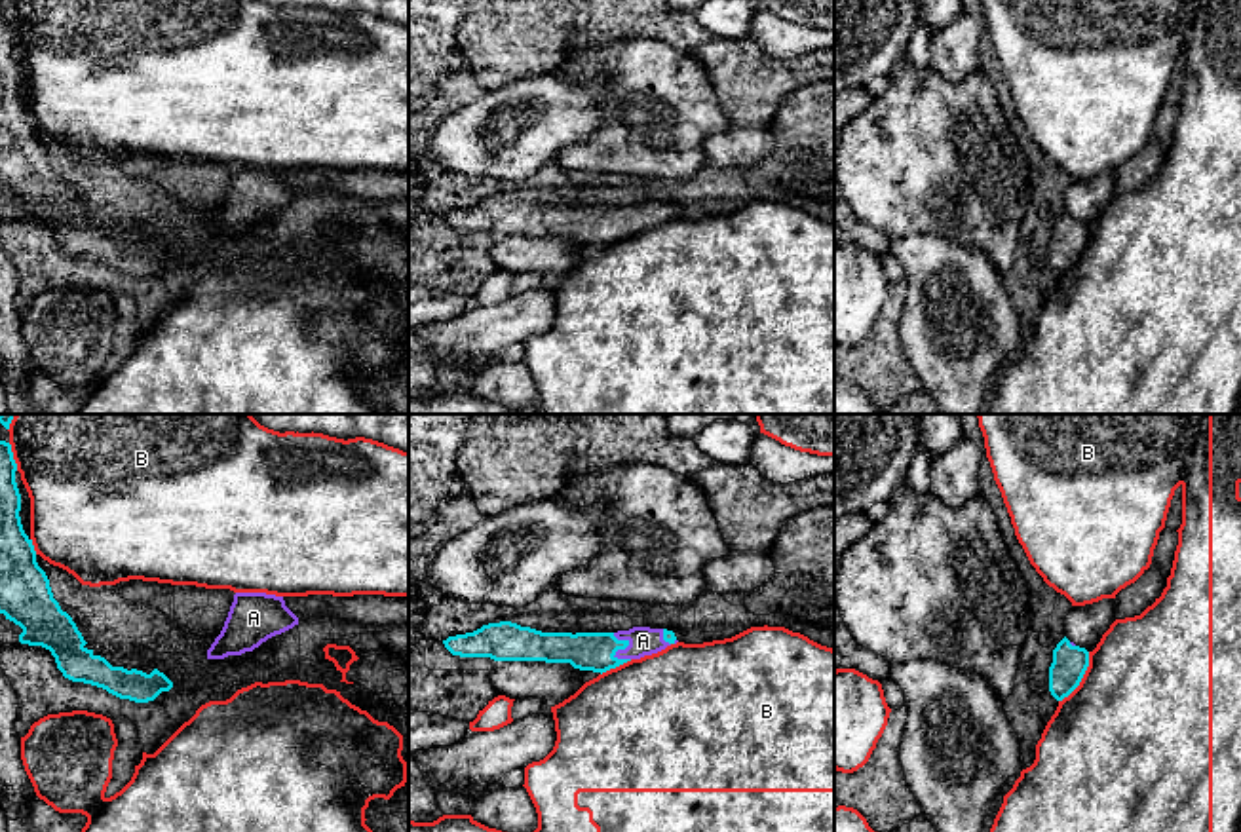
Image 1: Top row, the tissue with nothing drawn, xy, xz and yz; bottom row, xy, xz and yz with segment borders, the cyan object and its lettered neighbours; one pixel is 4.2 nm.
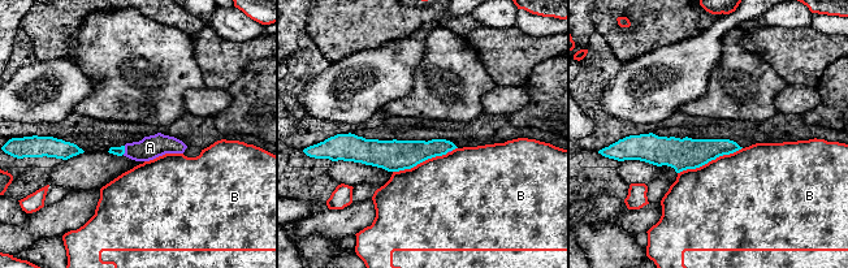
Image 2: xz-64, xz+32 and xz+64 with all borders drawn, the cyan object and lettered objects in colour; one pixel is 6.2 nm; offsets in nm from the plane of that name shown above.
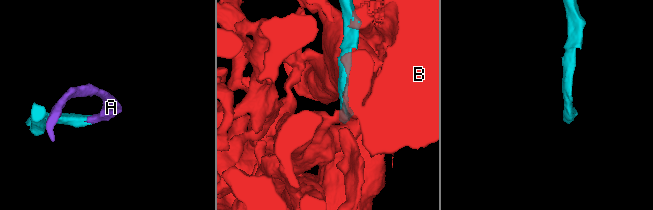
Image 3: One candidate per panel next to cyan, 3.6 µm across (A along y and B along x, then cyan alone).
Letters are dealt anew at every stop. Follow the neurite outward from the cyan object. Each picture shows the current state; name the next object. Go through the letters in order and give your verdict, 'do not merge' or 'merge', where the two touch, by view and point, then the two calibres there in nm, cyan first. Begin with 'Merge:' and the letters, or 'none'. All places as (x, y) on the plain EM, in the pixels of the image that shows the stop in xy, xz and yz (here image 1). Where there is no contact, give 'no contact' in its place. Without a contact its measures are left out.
Merge: A
A: merge; meets cyan in xz at (622, 223); 160 nm thick on the cyan side, 130 nm on the other
B: do not merge; meets cyan in yz at (1082, 251); 150 nm thick on the cyan side, 500 nm on the other

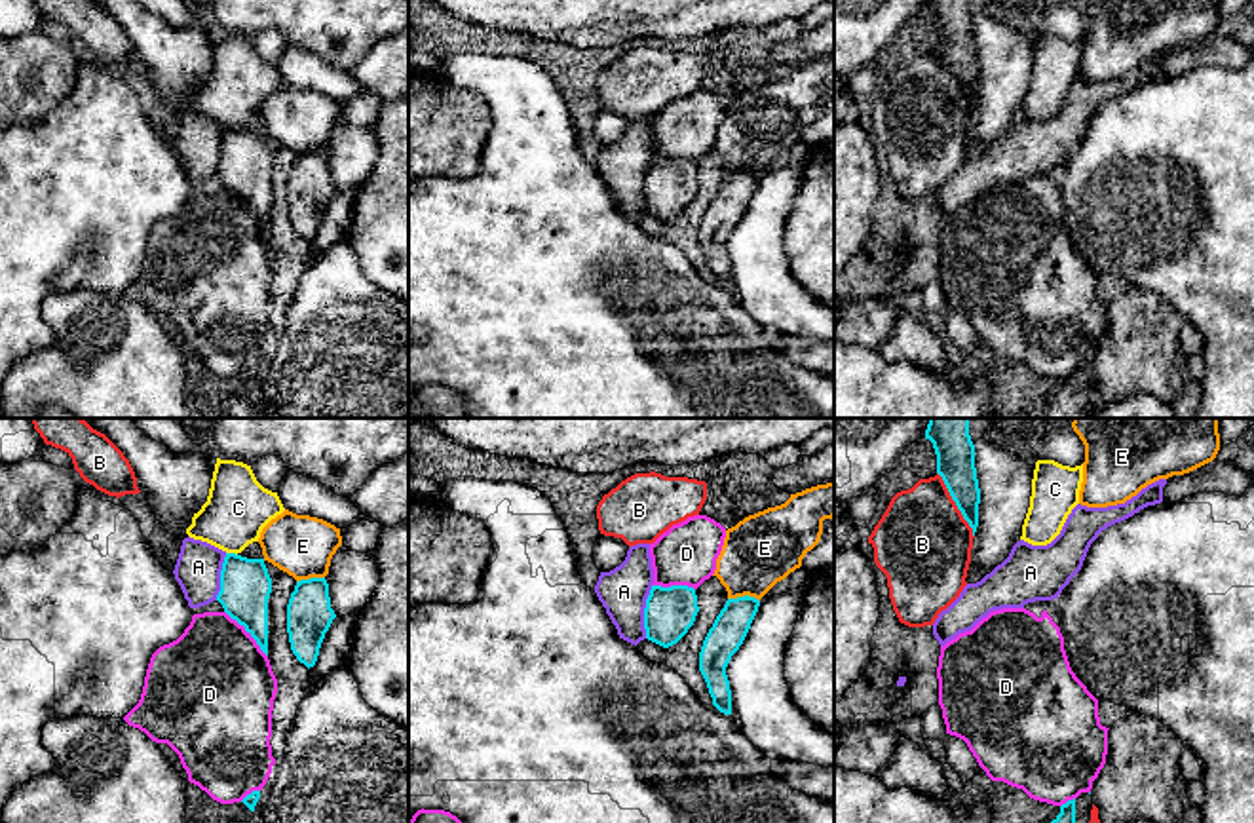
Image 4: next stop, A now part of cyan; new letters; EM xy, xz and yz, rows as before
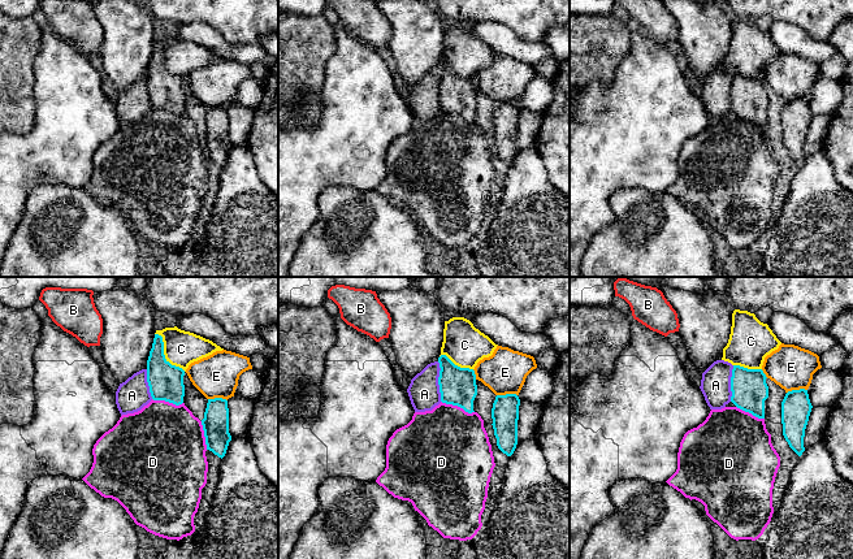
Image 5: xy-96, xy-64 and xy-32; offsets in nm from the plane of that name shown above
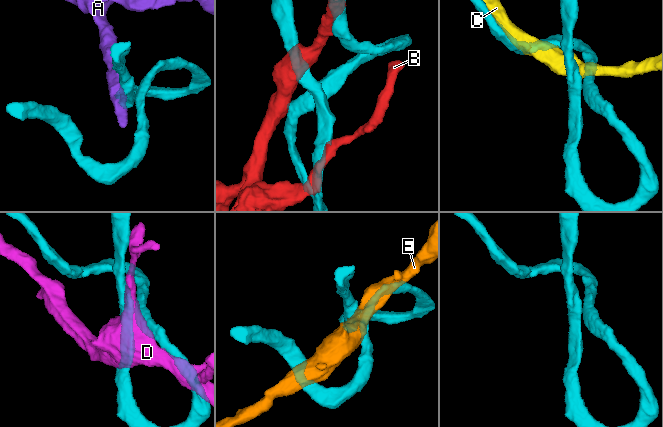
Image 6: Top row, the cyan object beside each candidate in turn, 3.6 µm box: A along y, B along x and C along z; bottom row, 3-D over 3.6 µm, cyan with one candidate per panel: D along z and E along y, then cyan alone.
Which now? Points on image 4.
Merge: none
A: do not merge; meets cyan in xz at (645, 187); 220 nm thick on the cyan side, 200 nm on the other
B: do not merge; meets cyan in yz at (956, 78); 160 nm thick on the cyan side, 400 nm on the other
C: do not merge; meets cyan in xy at (232, 128); 220 nm thick on the cyan side, 280 nm on the other
D: do not merge; meets cyan in xy at (247, 206); 220 nm thick on the cyan side, 480 nm on the other
E: do not merge; meets cyan in xz at (743, 172); 150 nm thick on the cyan side, 300 nm on the other

